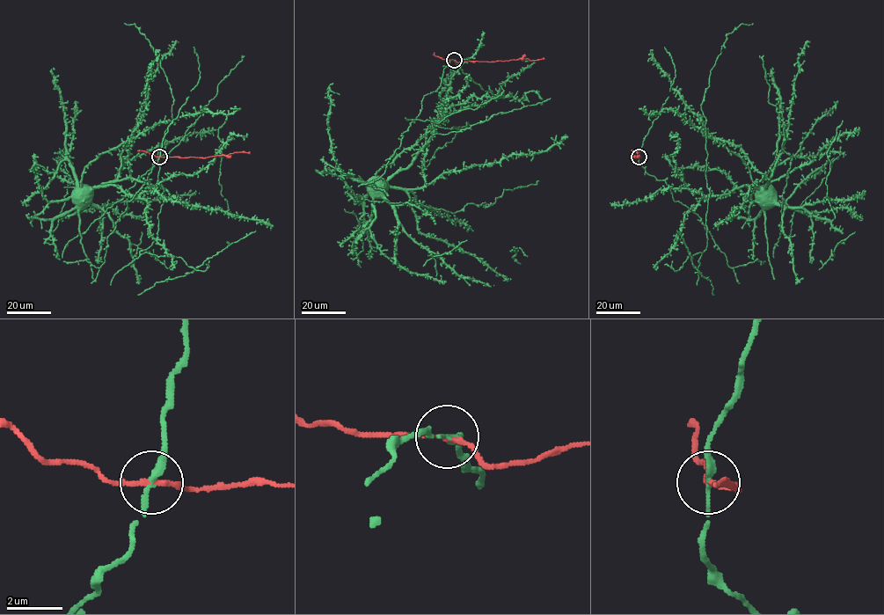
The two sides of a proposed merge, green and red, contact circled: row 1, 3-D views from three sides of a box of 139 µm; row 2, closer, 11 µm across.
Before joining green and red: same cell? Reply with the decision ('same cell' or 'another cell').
another cell

